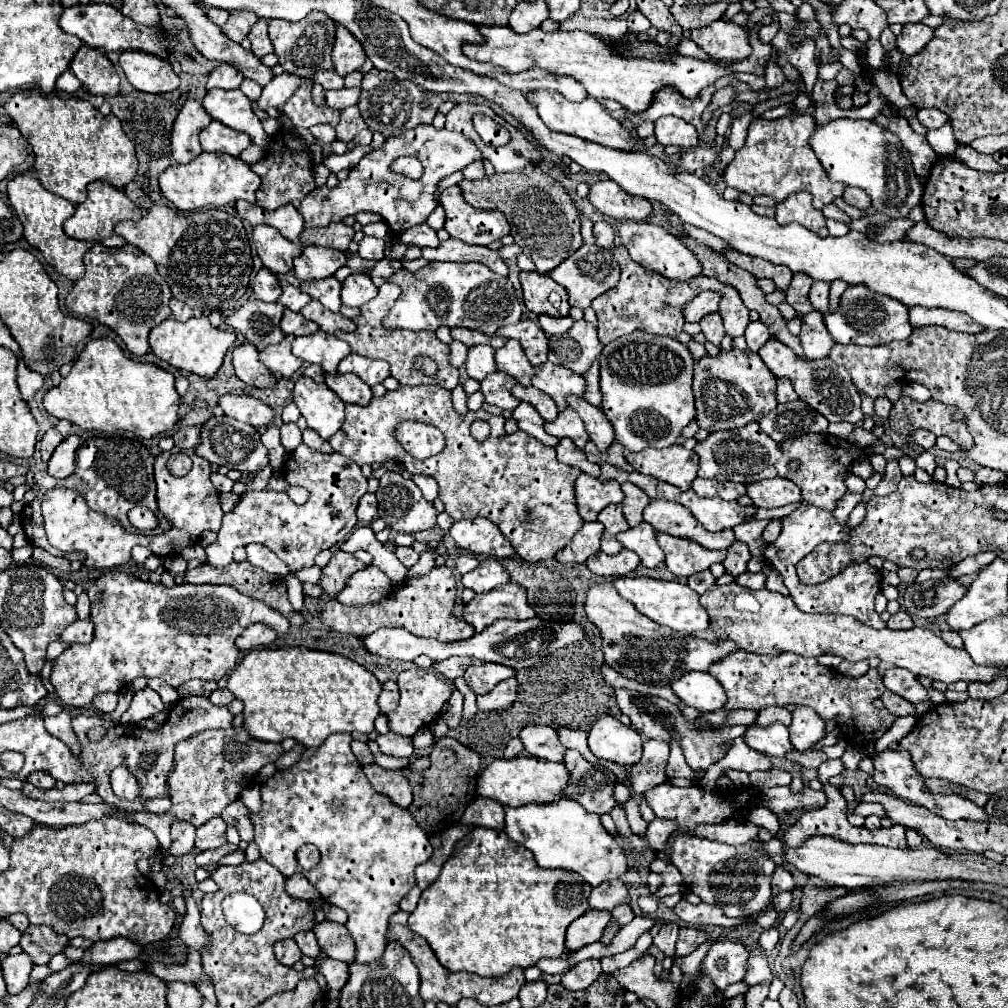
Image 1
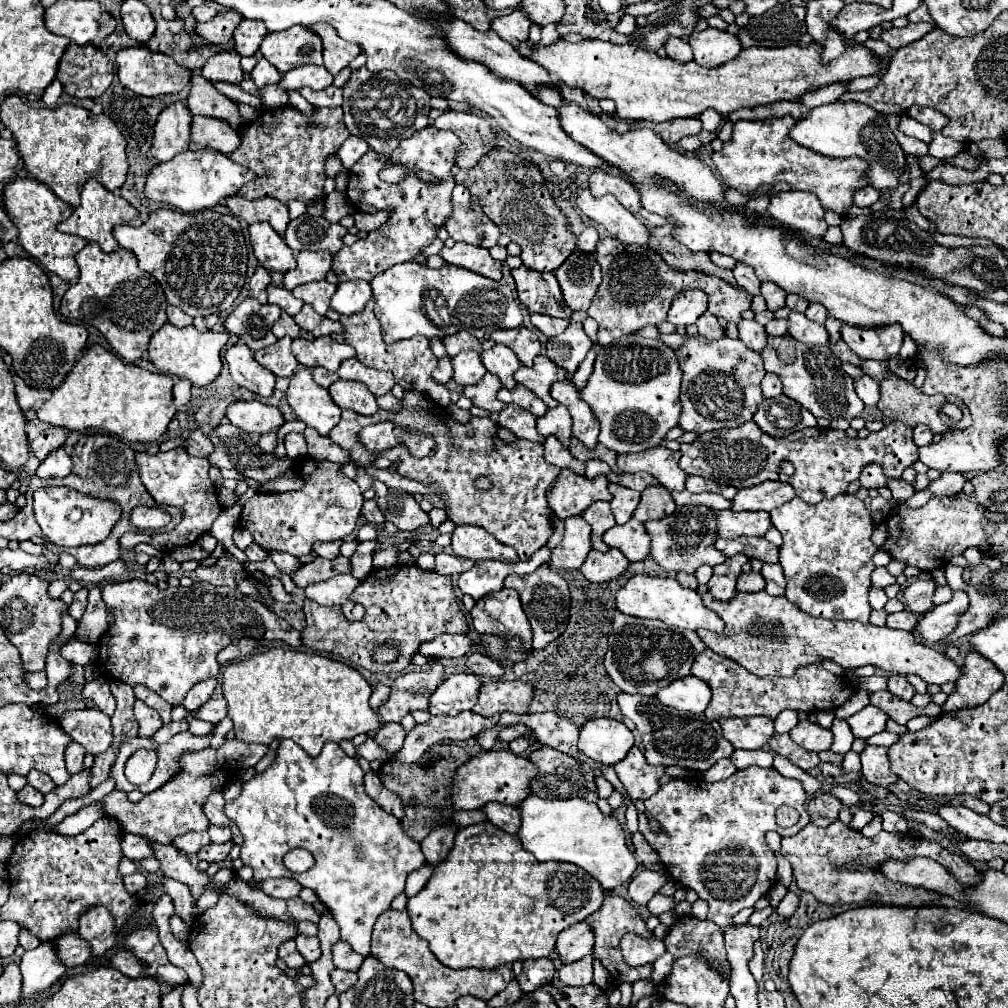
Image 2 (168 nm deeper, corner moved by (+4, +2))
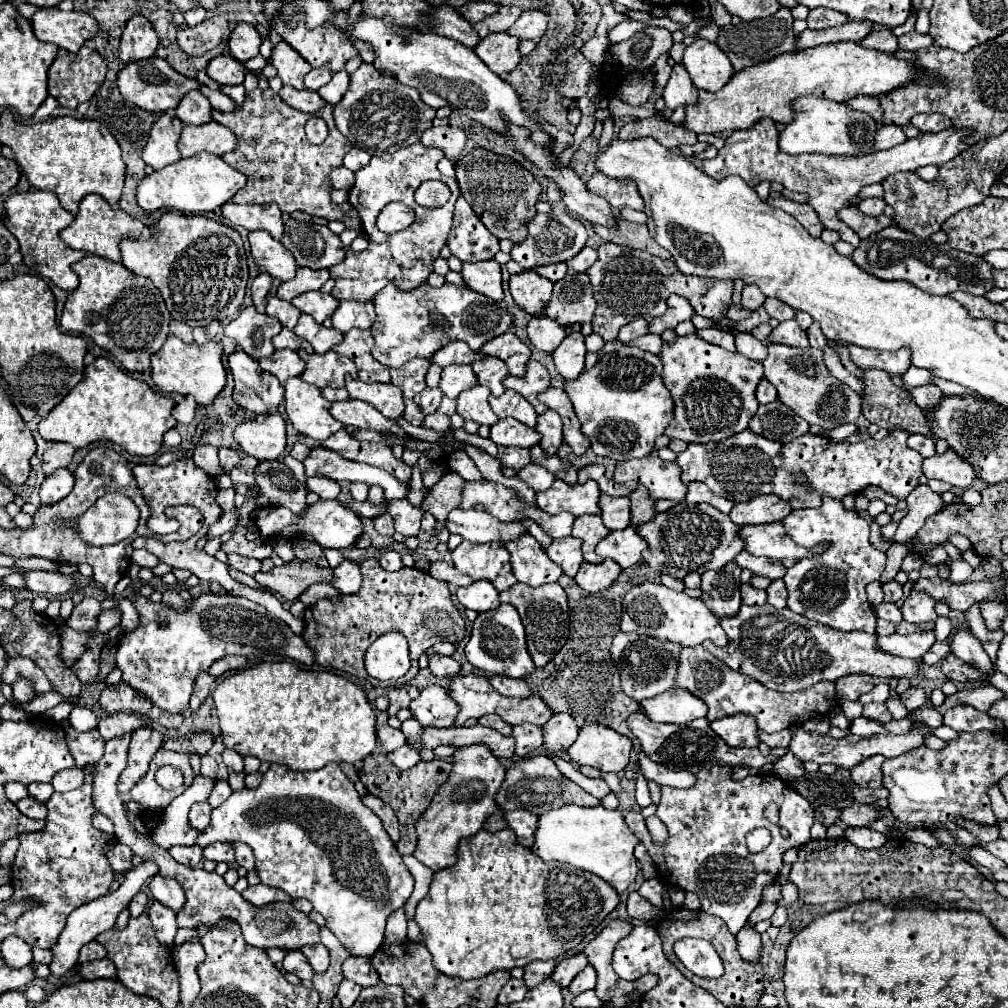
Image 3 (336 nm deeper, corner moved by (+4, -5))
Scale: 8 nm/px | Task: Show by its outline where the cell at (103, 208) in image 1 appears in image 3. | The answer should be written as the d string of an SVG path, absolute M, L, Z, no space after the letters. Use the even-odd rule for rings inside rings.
M90 193L82 199L80 203L80 211L78 215L74 217L74 221L60 233L62 241L68 243L72 249L82 249L82 251L88 251L90 255L98 255L98 257L104 257L104 259L110 259L110 261L120 261L120 249L118 249L118 243L122 239L138 239L138 241L146 241L150 237L150 231L148 227L138 221L136 217L128 215L126 211L122 209L112 209L106 199L102 199L100 195L96 193Z

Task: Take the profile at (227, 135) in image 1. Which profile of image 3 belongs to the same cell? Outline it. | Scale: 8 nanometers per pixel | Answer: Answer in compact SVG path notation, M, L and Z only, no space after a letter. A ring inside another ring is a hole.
M210 121L206 125L184 125L180 141L178 141L178 149L182 153L182 157L192 157L198 151L208 151L212 155L222 157L224 153L232 151L236 147L236 135L216 123Z

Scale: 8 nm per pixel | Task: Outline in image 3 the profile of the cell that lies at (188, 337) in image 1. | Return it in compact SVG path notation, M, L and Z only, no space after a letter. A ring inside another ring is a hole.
M168 335L164 347L152 355L152 381L164 393L180 393L192 395L198 405L208 405L222 391L226 383L226 371L222 365L222 345L218 341L208 341L204 345L198 343L182 343L176 335Z

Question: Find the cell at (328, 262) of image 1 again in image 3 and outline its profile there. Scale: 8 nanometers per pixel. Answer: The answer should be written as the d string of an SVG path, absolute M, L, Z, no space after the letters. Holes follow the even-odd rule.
M298 267L298 273L294 279L282 283L278 287L278 297L284 299L284 301L292 301L296 295L300 293L306 293L306 291L314 291L314 289L320 289L326 281L330 279L330 273L328 269L322 269L322 271L314 271L314 269L308 269L308 267Z

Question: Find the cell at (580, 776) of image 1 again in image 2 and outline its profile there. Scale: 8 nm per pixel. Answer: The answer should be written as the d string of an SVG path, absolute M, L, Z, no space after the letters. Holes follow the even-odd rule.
M538 748L532 750L528 760L538 768L536 778L530 782L530 794L538 798L548 798L548 800L564 800L564 798L582 798L586 802L598 802L598 792L594 784L594 772L588 764L578 762L570 754L558 752L554 748Z

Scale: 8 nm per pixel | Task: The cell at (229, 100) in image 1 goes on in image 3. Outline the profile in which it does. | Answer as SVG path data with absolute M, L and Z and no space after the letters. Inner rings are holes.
M190 91L188 95L184 95L184 99L180 101L174 113L178 119L182 119L182 123L212 121L212 105L200 91Z

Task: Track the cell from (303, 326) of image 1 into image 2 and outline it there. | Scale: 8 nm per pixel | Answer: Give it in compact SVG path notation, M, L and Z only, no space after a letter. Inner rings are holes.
M282 312L278 324L274 324L274 336L276 338L284 338L284 336L300 338L302 336L302 330L298 328L298 324L294 324L294 318L292 316L286 316L286 312Z

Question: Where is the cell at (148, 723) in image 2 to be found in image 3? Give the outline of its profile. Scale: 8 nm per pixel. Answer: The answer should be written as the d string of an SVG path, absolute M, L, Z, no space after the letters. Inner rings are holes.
M138 727L132 733L132 743L128 751L128 767L122 771L118 779L118 791L128 793L130 787L146 775L150 759L162 747L162 733L154 727Z

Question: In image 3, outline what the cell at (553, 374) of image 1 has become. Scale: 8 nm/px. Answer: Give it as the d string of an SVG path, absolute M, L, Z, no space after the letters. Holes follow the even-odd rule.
M530 359L530 363L526 367L528 369L526 369L524 377L508 375L504 379L504 387L520 393L522 397L526 397L532 403L532 407L536 409L536 413L542 415L542 413L548 411L548 407L538 401L538 393L542 393L550 387L550 375L548 375L548 369L542 363L534 361L534 359Z

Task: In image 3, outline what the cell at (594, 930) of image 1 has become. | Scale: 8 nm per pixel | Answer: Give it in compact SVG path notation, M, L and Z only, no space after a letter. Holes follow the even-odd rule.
M576 953L576 955L572 955L572 957L566 957L566 959L562 959L562 961L556 965L556 969L554 969L554 973L552 973L552 979L554 979L560 987L566 987L586 965L588 965L588 959L586 959L584 953Z

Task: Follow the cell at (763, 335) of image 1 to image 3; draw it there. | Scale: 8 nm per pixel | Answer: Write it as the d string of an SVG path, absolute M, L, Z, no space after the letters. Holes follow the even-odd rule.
M748 331L736 333L736 351L740 351L744 357L754 361L764 361L768 355L766 343L754 339L754 335L750 335Z

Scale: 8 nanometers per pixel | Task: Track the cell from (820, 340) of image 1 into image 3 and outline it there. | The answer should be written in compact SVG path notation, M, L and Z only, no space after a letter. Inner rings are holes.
M784 321L780 323L772 335L770 335L772 343L782 343L782 345L790 345L790 347L808 347L808 335L806 331L802 331L798 327L796 321Z

